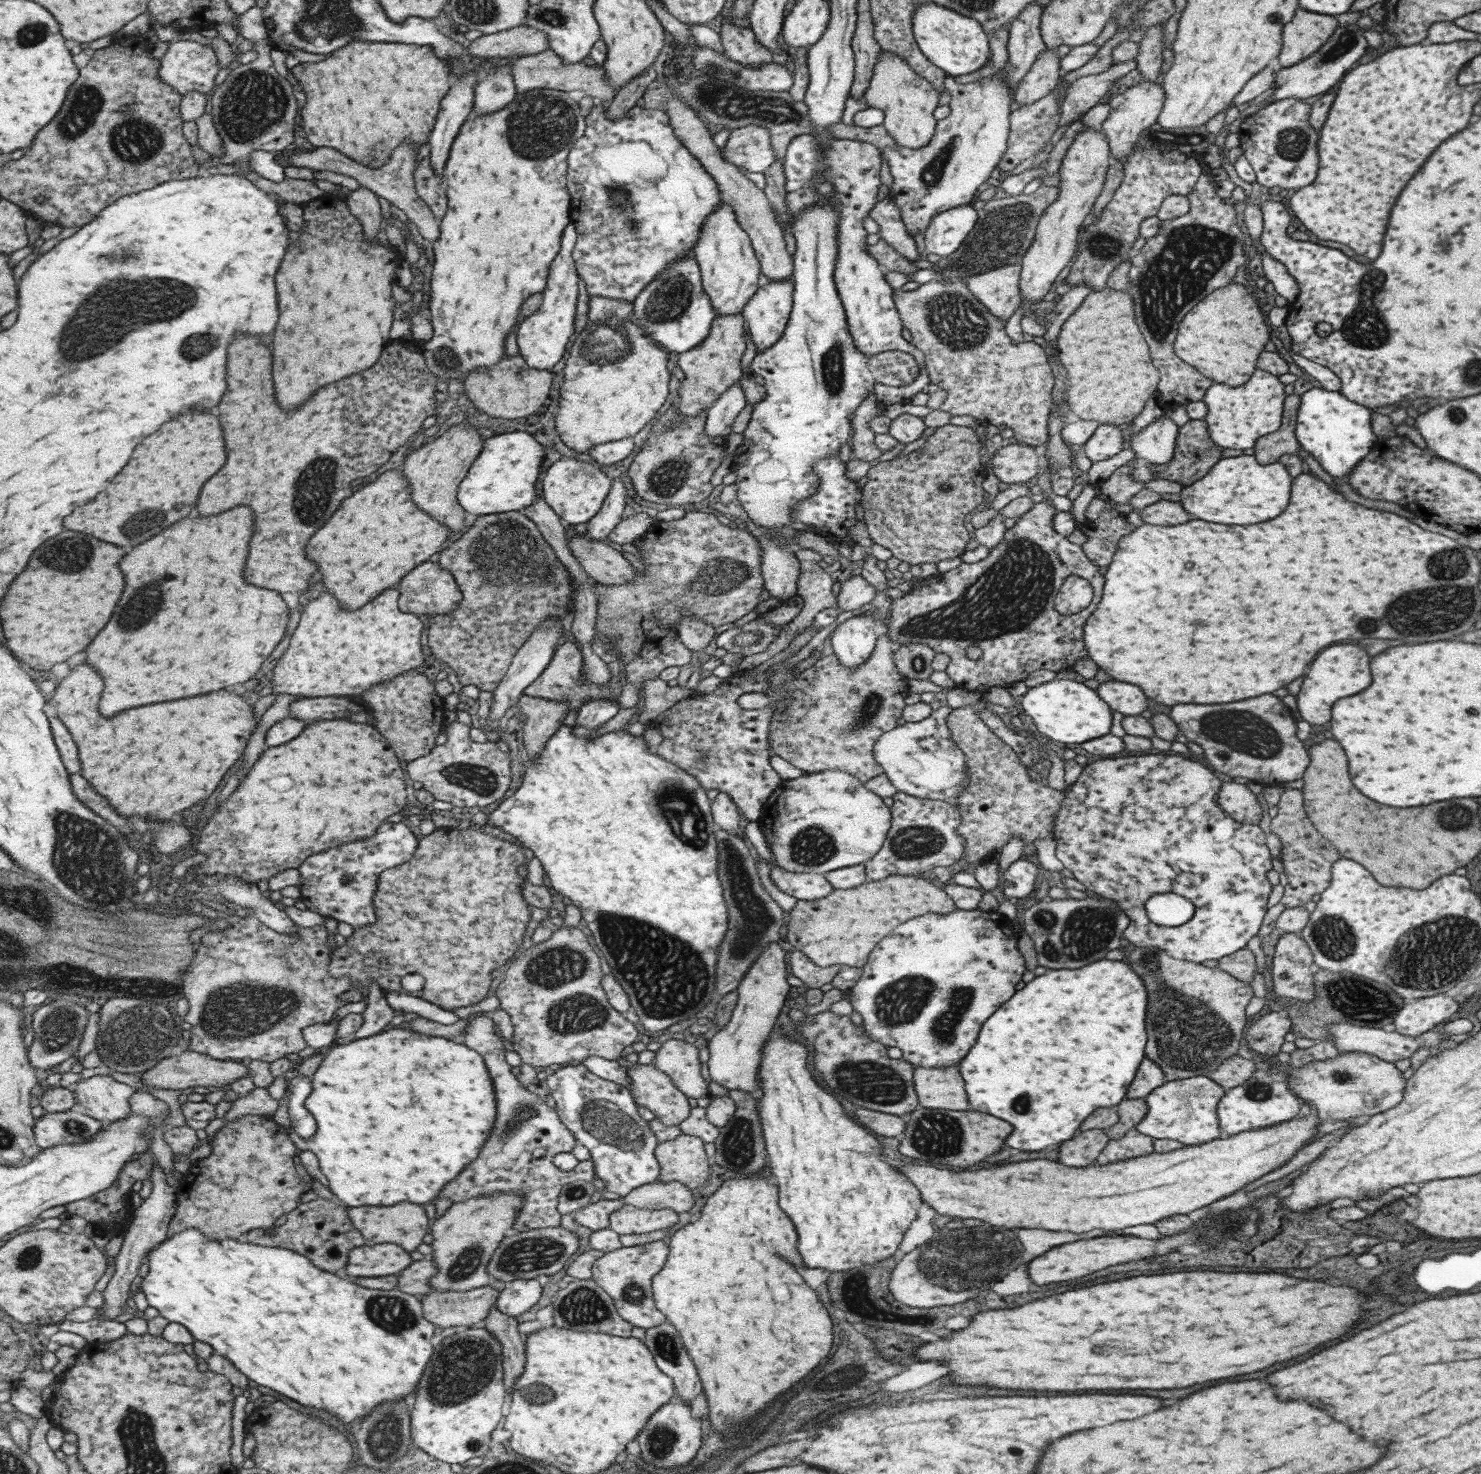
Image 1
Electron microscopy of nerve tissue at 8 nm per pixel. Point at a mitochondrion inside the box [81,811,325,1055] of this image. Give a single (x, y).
(229, 1012)

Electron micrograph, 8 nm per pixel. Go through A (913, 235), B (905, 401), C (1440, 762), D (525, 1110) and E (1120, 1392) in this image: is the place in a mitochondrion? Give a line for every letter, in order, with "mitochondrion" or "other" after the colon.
A: other
B: other
C: other
D: mitochondrion
E: other

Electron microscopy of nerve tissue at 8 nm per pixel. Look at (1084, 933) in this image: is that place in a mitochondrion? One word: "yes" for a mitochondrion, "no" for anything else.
yes

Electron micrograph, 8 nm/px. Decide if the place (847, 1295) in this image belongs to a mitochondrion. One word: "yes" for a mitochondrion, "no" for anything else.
yes

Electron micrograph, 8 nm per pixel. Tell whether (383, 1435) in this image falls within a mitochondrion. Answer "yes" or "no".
yes

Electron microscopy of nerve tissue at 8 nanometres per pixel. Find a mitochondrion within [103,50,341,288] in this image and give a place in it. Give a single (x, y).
(249, 107)

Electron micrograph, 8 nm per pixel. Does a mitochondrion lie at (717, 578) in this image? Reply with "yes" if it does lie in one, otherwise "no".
yes

